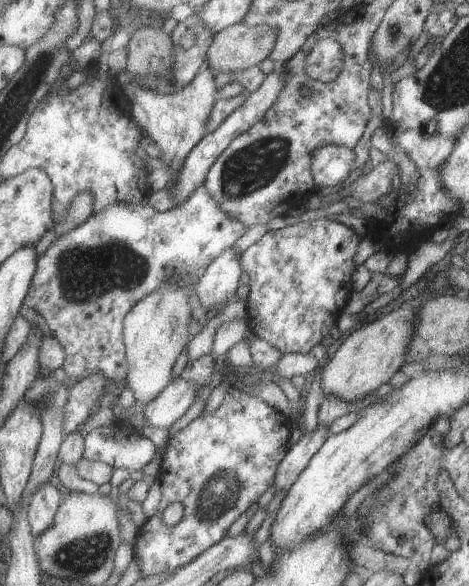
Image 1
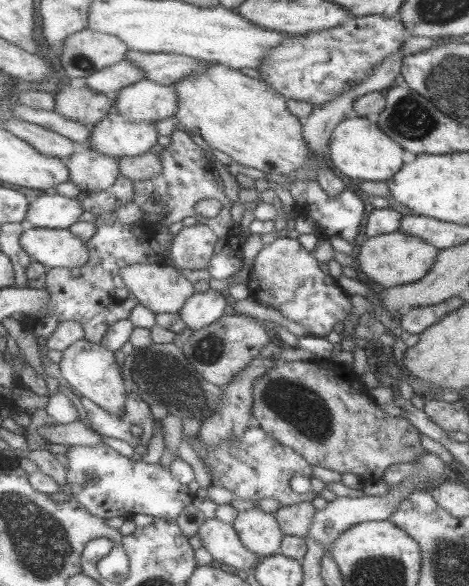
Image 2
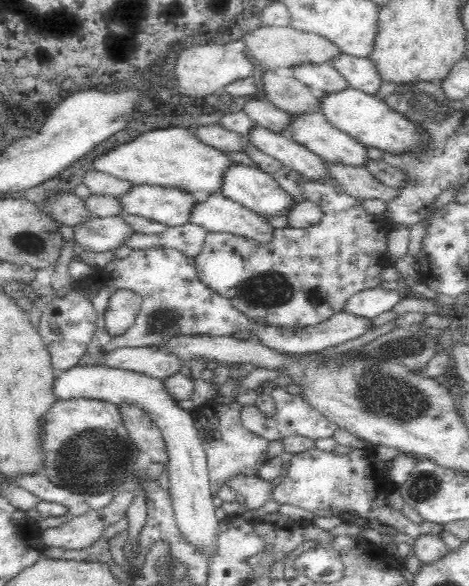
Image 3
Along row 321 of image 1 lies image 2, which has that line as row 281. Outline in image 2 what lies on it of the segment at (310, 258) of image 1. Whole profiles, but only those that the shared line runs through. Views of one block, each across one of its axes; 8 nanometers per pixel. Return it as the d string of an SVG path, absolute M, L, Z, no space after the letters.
M274 236L258 252L247 286L254 299L307 328L311 335L327 336L333 332L337 322L345 322L351 316L353 302L338 279L329 273L325 274L319 263L311 251L301 246L297 238Z

